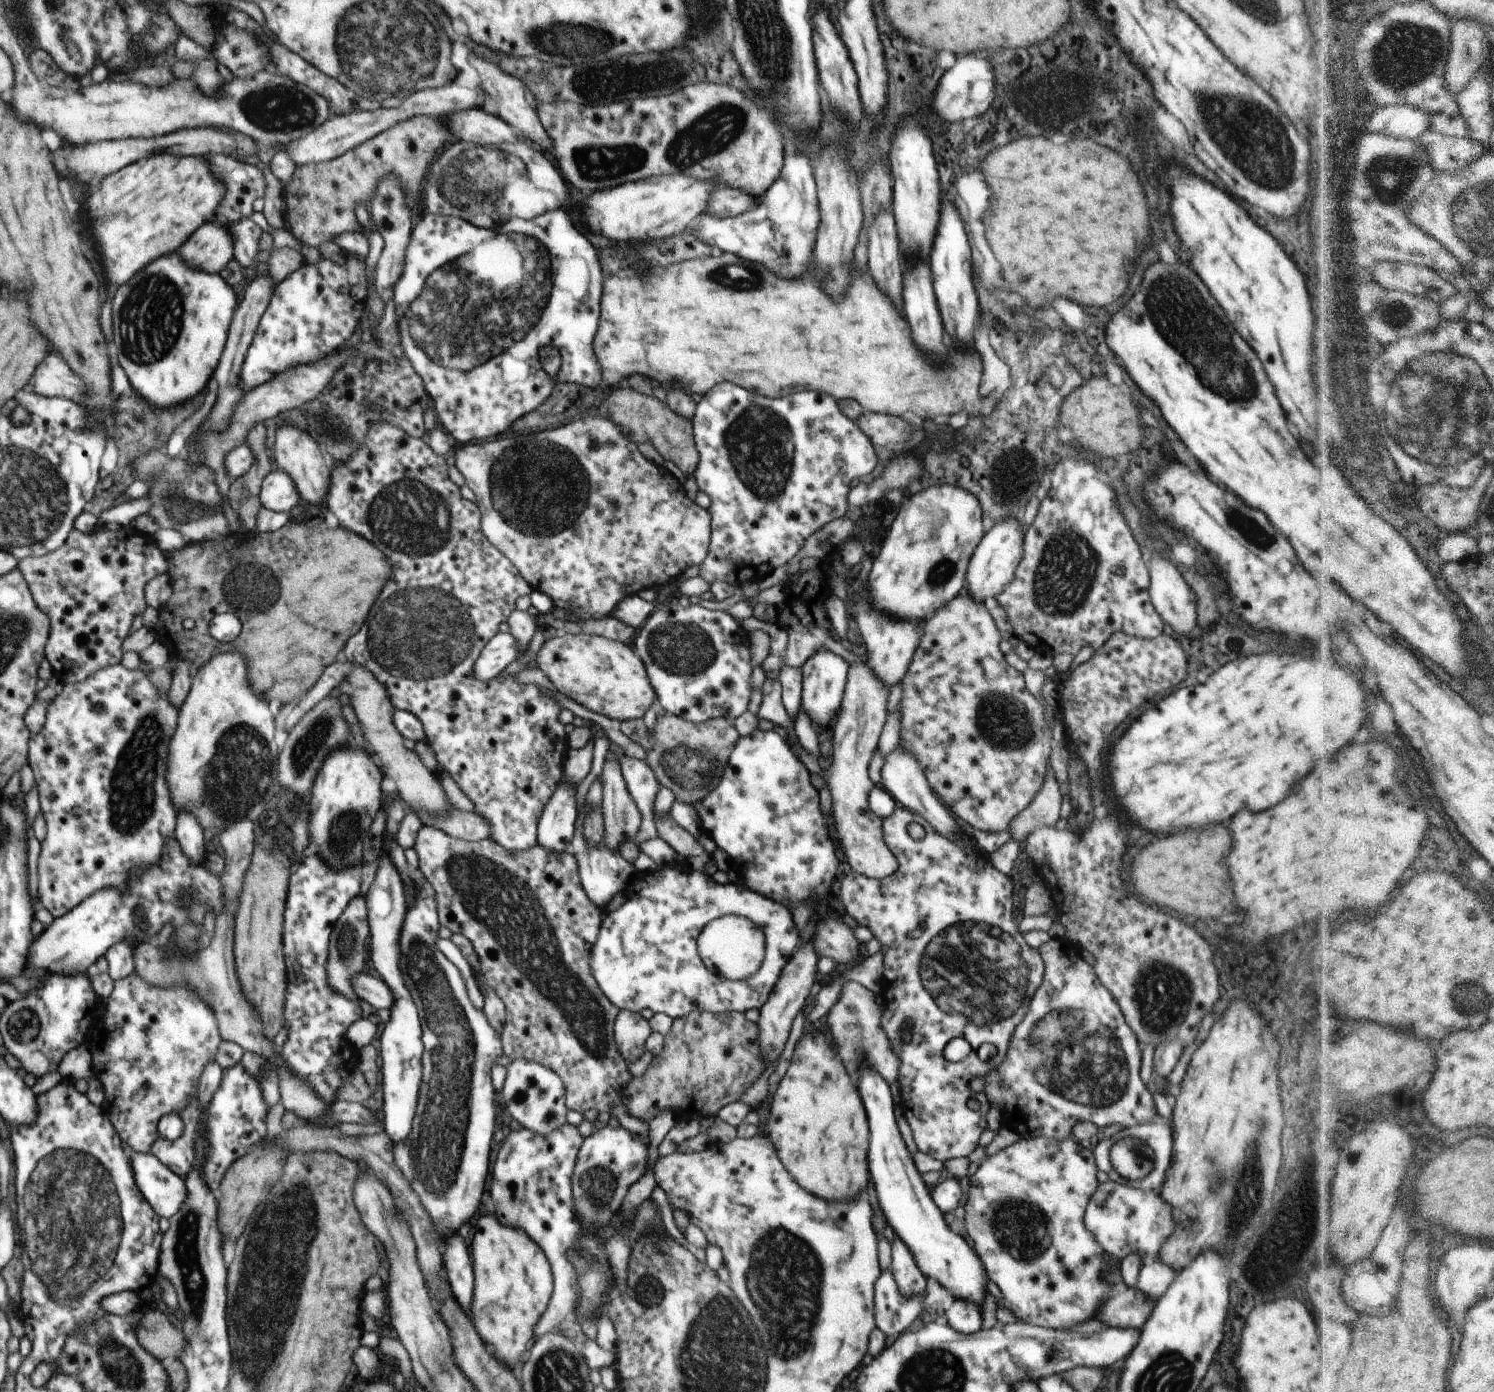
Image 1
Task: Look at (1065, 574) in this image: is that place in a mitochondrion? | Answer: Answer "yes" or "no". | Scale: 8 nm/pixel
yes

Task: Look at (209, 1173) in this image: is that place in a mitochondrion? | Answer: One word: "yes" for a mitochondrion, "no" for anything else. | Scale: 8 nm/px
no

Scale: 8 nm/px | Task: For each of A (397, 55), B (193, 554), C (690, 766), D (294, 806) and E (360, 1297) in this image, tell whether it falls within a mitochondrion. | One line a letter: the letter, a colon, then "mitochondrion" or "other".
A: mitochondrion
B: other
C: mitochondrion
D: mitochondrion
E: other

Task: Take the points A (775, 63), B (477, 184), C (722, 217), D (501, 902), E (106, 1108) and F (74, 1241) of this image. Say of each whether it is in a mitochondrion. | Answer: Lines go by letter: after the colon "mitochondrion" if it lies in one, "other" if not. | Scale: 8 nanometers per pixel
A: mitochondrion
B: mitochondrion
C: other
D: mitochondrion
E: other
F: mitochondrion

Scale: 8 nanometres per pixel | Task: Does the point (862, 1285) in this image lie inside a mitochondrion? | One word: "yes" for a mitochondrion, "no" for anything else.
no

